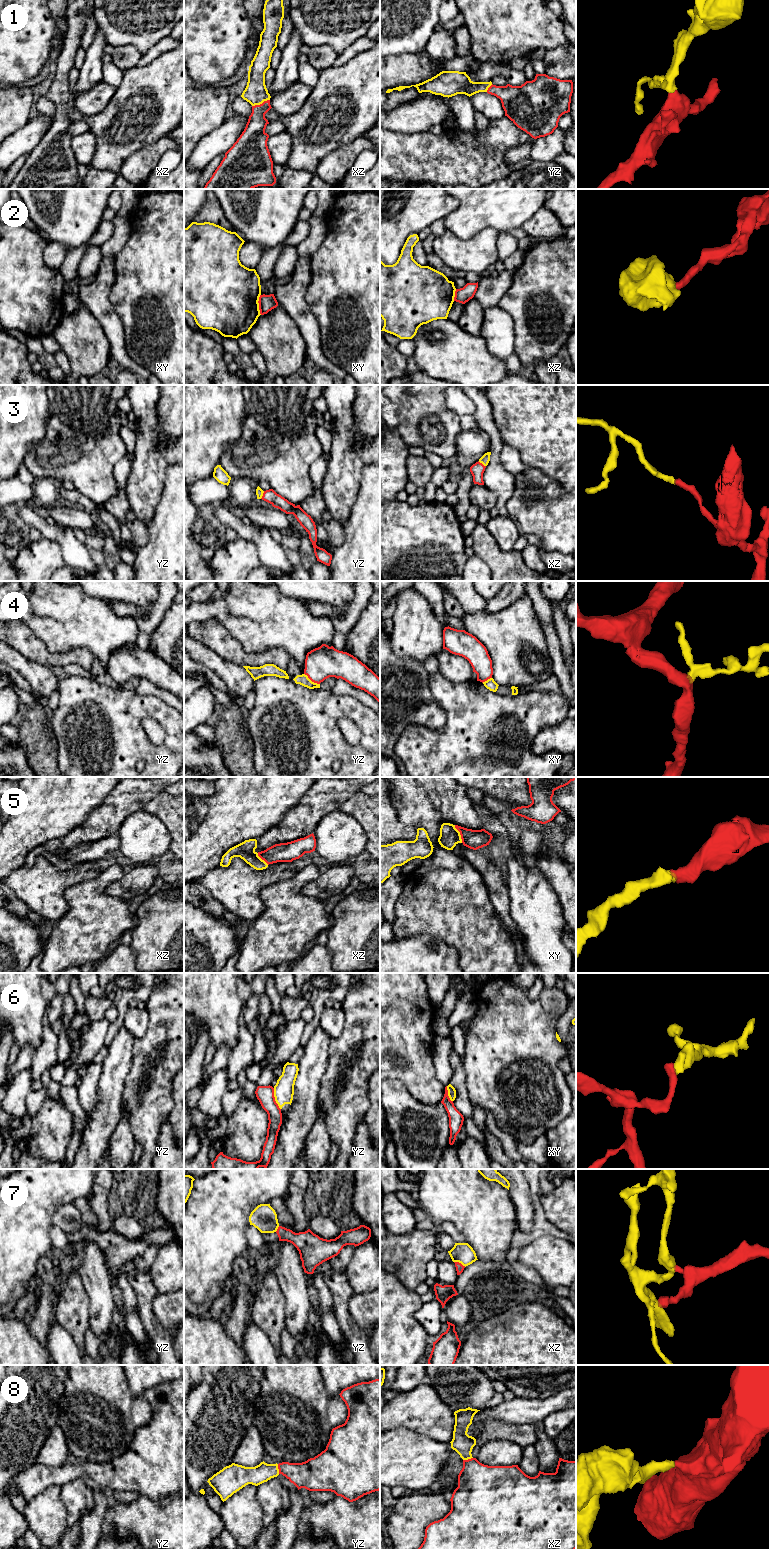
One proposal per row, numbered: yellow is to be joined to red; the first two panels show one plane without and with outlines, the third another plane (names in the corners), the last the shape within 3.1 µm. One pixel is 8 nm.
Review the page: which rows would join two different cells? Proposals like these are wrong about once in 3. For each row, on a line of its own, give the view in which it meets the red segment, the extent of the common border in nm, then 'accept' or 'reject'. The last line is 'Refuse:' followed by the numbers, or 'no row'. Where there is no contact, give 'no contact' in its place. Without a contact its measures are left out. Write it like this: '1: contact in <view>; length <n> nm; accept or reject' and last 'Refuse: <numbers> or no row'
1: contact in xz; length 160 nm; accept
2: contact in xy; length 170 nm; reject
3: contact in yz; length 70 nm; accept
4: contact in yz; length 160 nm; reject
5: contact in xy; length 160 nm; accept
6: contact in yz; length 190 nm; reject
7: contact in xz; length 100 nm; reject
8: contact in yz; length 80 nm; accept
Refuse: 2, 4, 6, 7

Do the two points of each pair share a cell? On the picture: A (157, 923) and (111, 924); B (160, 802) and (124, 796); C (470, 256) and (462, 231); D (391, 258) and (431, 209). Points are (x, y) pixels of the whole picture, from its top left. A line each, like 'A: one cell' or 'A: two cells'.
A: two cells
B: two cells
C: two cells
D: one cell

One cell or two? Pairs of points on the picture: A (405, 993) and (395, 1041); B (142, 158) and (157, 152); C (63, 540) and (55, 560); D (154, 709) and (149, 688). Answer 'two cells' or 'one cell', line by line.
A: one cell
B: one cell
C: two cells
D: two cells

